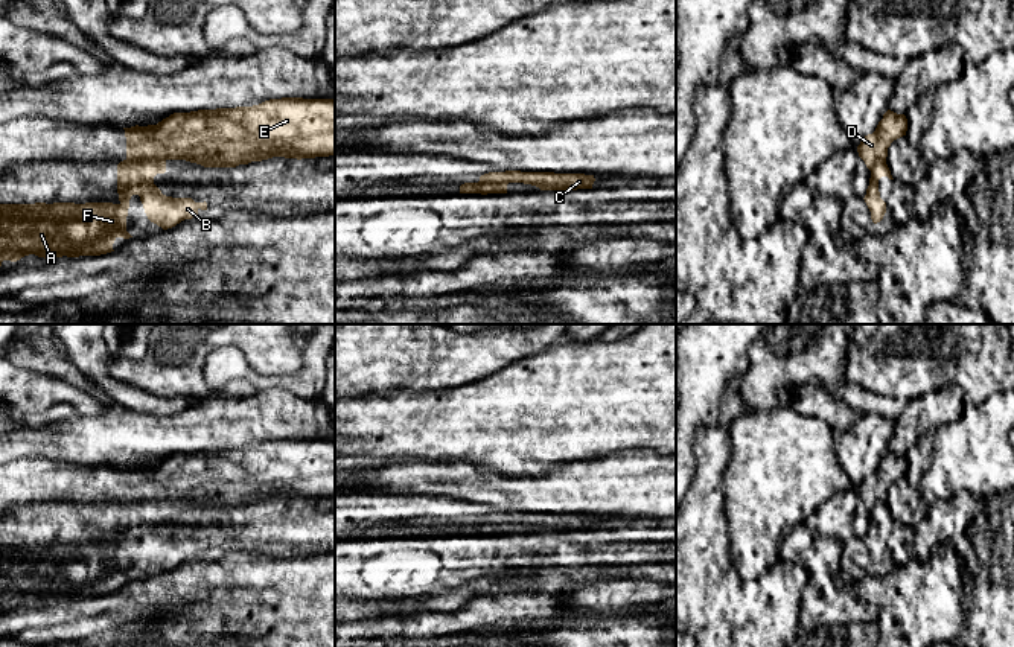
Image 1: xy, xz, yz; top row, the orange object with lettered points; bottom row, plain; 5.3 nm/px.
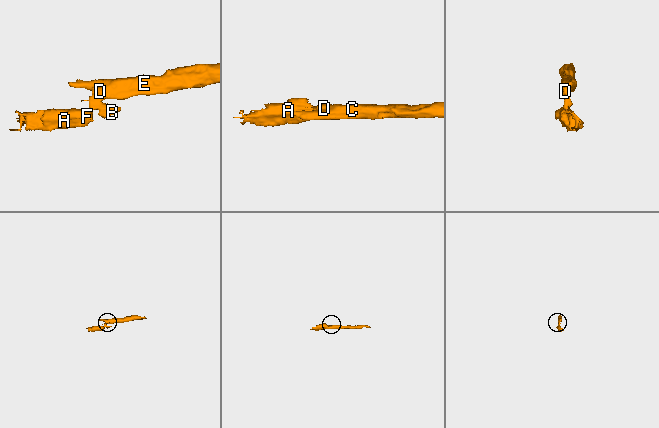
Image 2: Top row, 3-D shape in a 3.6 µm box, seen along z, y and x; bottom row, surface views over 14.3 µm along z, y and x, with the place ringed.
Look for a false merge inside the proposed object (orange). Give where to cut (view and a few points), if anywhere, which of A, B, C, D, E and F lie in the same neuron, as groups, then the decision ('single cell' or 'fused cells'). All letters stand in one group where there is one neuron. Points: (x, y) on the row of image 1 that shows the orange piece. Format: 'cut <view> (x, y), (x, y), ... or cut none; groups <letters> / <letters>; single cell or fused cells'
cut xy (127, 159), (165, 160); groups A B F / C D E; fused cells

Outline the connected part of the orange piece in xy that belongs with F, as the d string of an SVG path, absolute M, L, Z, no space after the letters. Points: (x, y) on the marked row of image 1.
M166 160L120 161L119 204L0 204L0 266L3 260L17 262L29 254L53 259L114 251L113 244L117 237L132 237L126 231L132 195L140 196L148 219L163 230L195 218L199 209L207 210L206 201L163 195L154 184L154 177L164 172Z

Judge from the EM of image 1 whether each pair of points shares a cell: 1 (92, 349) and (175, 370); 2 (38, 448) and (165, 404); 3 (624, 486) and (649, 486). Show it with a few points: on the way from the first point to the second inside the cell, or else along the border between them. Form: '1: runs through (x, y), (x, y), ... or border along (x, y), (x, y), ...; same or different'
1: border along (110, 358), (110, 372), (133, 385); different
2: border along (116, 405), (156, 414), (178, 411); different
3: runs through (631, 486), (643, 486); same

